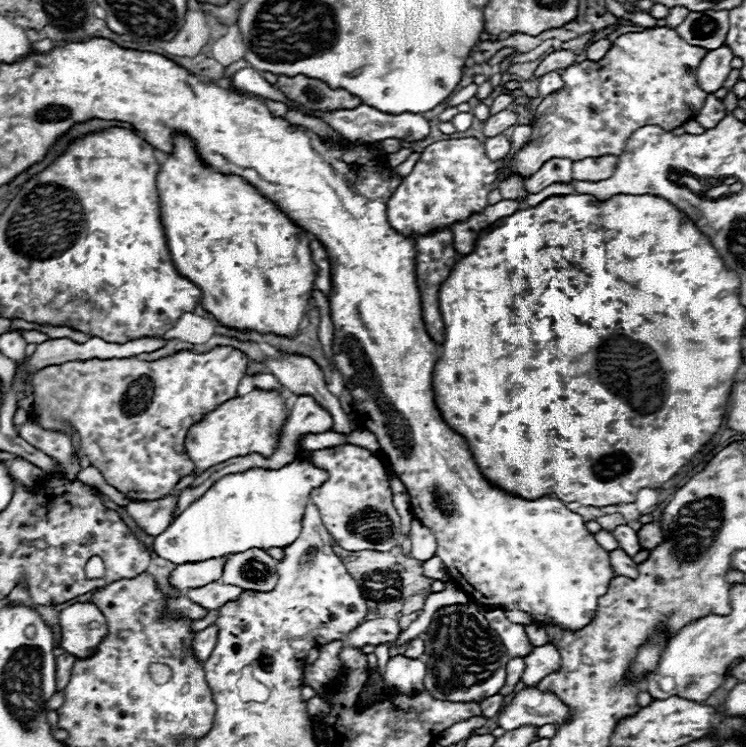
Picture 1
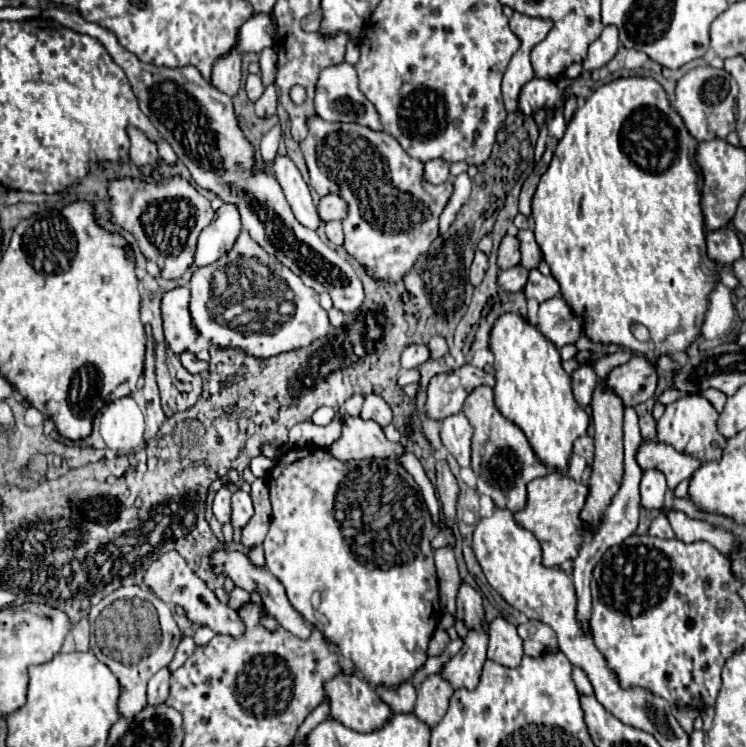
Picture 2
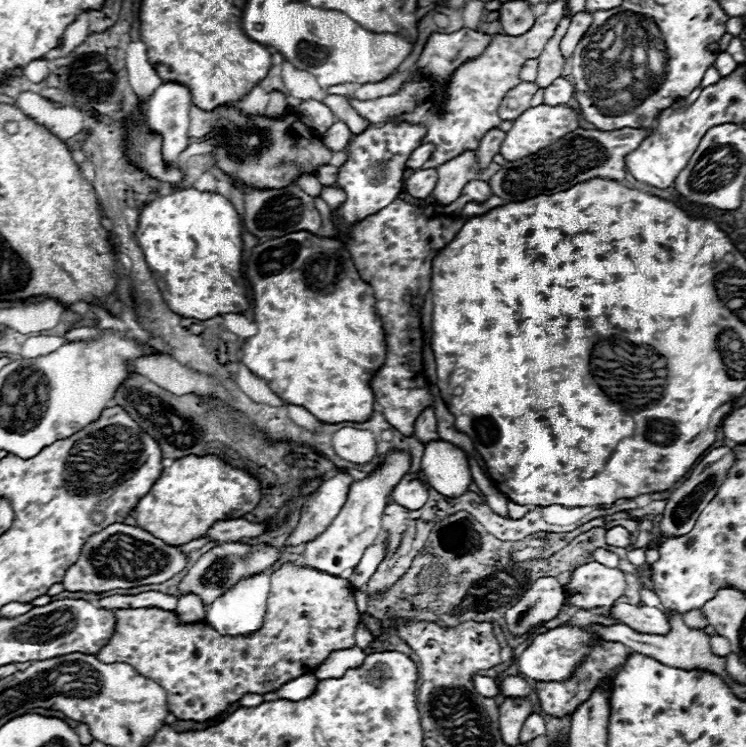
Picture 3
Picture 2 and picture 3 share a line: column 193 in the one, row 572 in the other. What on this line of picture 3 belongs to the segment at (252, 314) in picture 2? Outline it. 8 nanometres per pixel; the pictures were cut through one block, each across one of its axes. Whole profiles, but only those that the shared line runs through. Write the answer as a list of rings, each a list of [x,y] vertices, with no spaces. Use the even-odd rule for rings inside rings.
[[[286,564],[282,566],[280,570],[276,570],[272,576],[270,576],[270,594],[268,594],[268,604],[266,604],[266,618],[264,618],[264,624],[258,632],[254,632],[252,636],[222,636],[218,634],[210,624],[178,624],[174,612],[168,612],[168,610],[160,610],[160,608],[126,608],[126,610],[116,610],[116,632],[112,636],[112,640],[100,650],[98,660],[100,662],[106,662],[106,664],[112,664],[112,662],[124,662],[124,664],[130,664],[132,668],[136,668],[140,674],[144,674],[146,678],[152,678],[156,684],[160,684],[164,690],[166,690],[166,700],[168,700],[168,710],[178,718],[178,720],[196,720],[196,722],[204,722],[204,720],[210,720],[218,714],[222,714],[232,702],[238,702],[244,694],[264,694],[264,692],[272,692],[272,690],[278,690],[284,682],[292,680],[292,678],[298,678],[302,674],[308,674],[308,672],[314,672],[326,658],[332,650],[344,650],[344,648],[352,648],[354,646],[354,632],[356,632],[356,626],[358,626],[358,620],[360,620],[360,614],[356,610],[356,602],[354,602],[354,596],[350,594],[348,590],[348,582],[344,578],[338,578],[338,576],[330,576],[330,574],[324,574],[324,572],[318,572],[318,570],[312,570],[312,568],[298,568],[294,564]]]

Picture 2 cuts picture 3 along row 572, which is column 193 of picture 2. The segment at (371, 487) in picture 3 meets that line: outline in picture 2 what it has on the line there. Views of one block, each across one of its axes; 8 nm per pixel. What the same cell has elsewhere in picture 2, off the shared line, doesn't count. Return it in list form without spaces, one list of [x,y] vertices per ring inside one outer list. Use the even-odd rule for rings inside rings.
[[[176,286],[164,292],[160,302],[164,336],[174,354],[180,354],[182,350],[190,348],[198,338],[198,332],[192,326],[192,318],[188,312],[188,302],[190,302],[190,290],[186,286]]]

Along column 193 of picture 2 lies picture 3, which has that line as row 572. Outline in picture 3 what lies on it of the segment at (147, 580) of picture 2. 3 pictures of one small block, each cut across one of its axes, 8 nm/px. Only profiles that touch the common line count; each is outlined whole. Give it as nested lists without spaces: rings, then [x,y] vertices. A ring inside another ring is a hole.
[[[586,562],[570,572],[566,590],[566,602],[582,608],[594,610],[602,606],[614,606],[624,594],[626,580],[624,572],[618,568],[606,568],[598,562]]]

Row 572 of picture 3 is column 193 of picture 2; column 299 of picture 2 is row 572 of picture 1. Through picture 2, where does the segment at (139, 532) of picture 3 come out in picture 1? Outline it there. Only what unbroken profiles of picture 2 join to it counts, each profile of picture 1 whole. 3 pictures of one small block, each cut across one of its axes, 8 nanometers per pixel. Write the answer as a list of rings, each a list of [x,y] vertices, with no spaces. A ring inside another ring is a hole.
[[[246,550],[244,554],[232,554],[228,556],[224,570],[222,570],[222,578],[220,582],[224,584],[232,584],[232,586],[240,586],[242,590],[258,590],[258,592],[268,592],[276,586],[276,560],[270,558],[266,554],[266,550]]]

